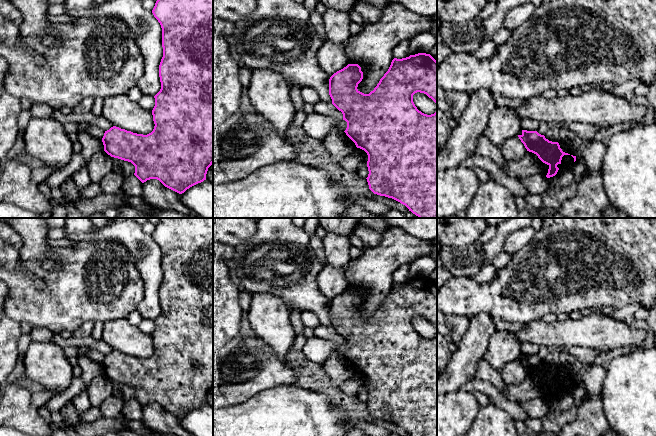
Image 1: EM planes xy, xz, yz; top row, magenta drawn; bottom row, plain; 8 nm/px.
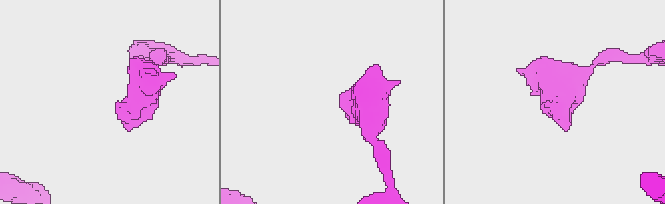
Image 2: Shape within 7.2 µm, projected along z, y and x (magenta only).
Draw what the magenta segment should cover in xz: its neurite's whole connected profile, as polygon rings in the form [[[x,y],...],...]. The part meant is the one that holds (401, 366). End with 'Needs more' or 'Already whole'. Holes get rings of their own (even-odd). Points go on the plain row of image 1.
[[[426,277],[394,282],[388,295],[369,318],[357,313],[362,303],[361,291],[358,288],[348,288],[330,301],[329,319],[332,328],[342,336],[343,344],[347,346],[344,356],[357,372],[368,379],[369,398],[366,403],[369,413],[374,418],[400,426],[411,436],[437,436],[437,335],[431,339],[424,338],[413,326],[413,319],[420,316],[437,328],[437,285]]]. Already whole

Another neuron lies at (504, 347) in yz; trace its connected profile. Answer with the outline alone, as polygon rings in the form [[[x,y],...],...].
[[[496,331],[489,339],[484,359],[500,373],[509,362],[518,360],[521,355],[521,343],[515,333]]]

